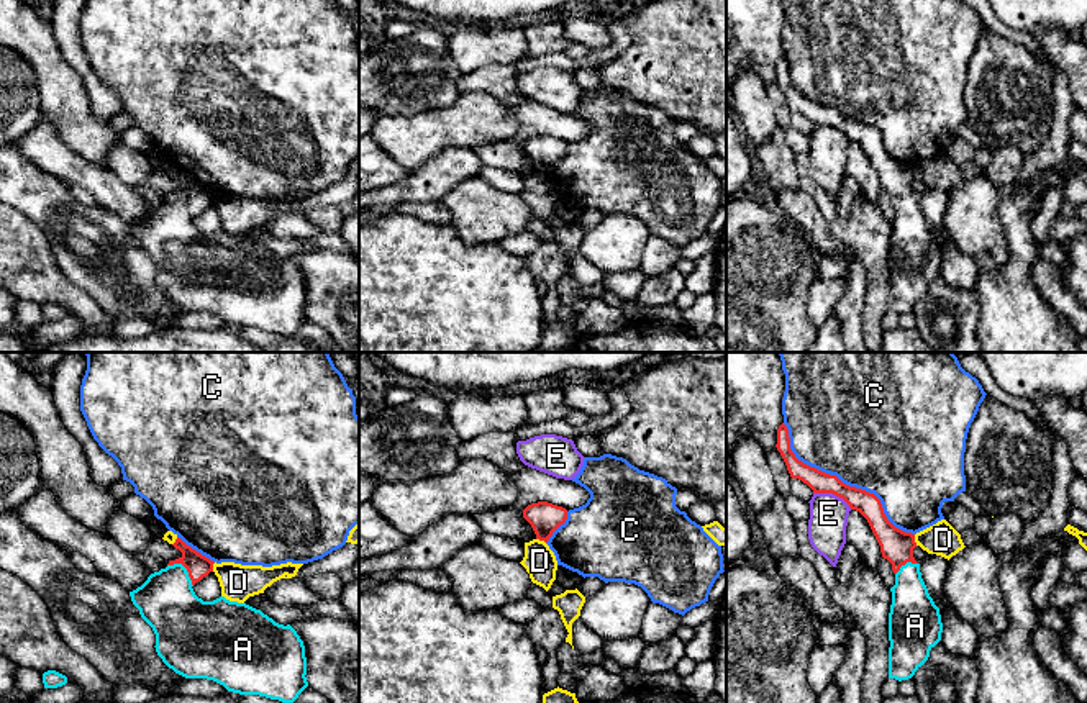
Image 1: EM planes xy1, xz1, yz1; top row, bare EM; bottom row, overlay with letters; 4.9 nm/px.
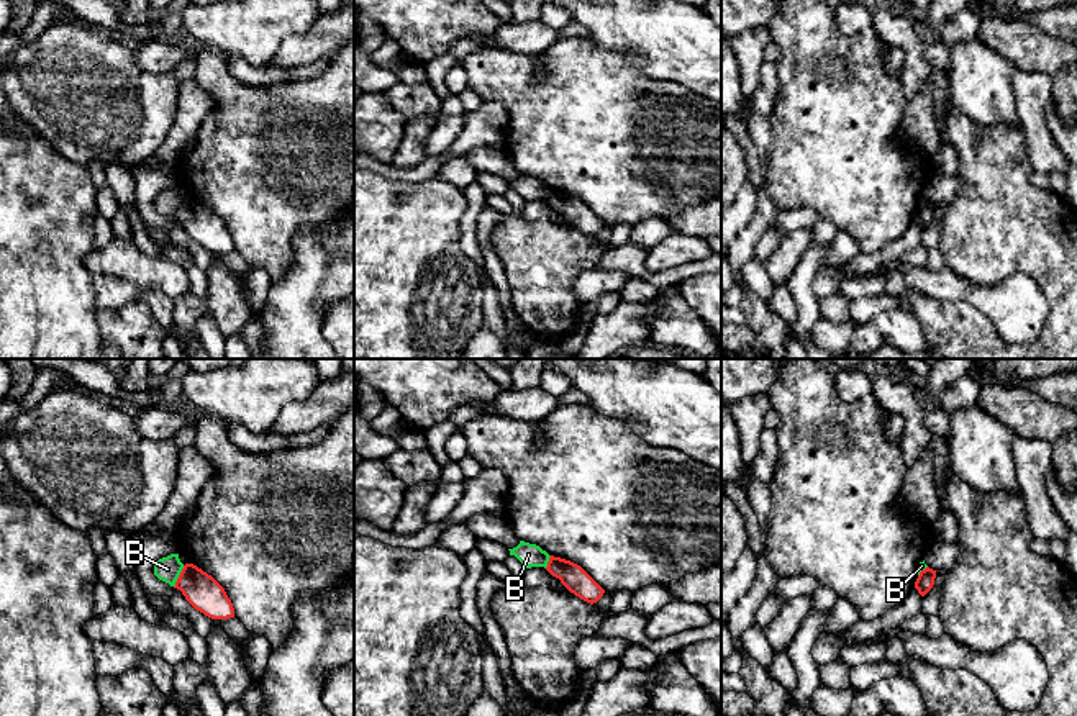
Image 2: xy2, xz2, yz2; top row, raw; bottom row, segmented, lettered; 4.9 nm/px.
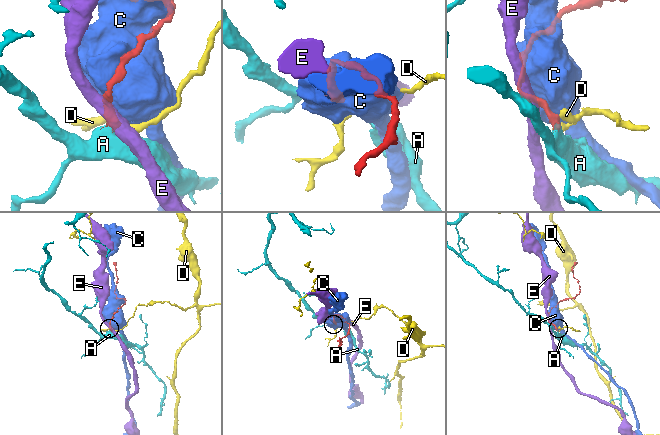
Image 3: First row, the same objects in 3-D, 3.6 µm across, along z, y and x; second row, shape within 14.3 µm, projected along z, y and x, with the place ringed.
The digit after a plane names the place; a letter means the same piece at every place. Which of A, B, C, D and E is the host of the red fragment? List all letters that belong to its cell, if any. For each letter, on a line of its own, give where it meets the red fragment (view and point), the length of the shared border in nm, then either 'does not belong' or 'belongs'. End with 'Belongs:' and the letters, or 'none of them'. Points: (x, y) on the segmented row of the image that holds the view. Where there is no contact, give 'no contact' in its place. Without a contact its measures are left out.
A: meets red in xy1 at (186, 567); contact 170 nm long; belongs
B: meets red in xy2 at (179, 577); contact 120 nm long; does not belong
C: meets red in yz1 at (841, 482); contact 850 nm long; does not belong
D: meets red in yz1 at (914, 539); contact 60 nm long; does not belong
E: meets red in yz1 at (833, 494); contact 200 nm long; does not belong
Belongs: A

